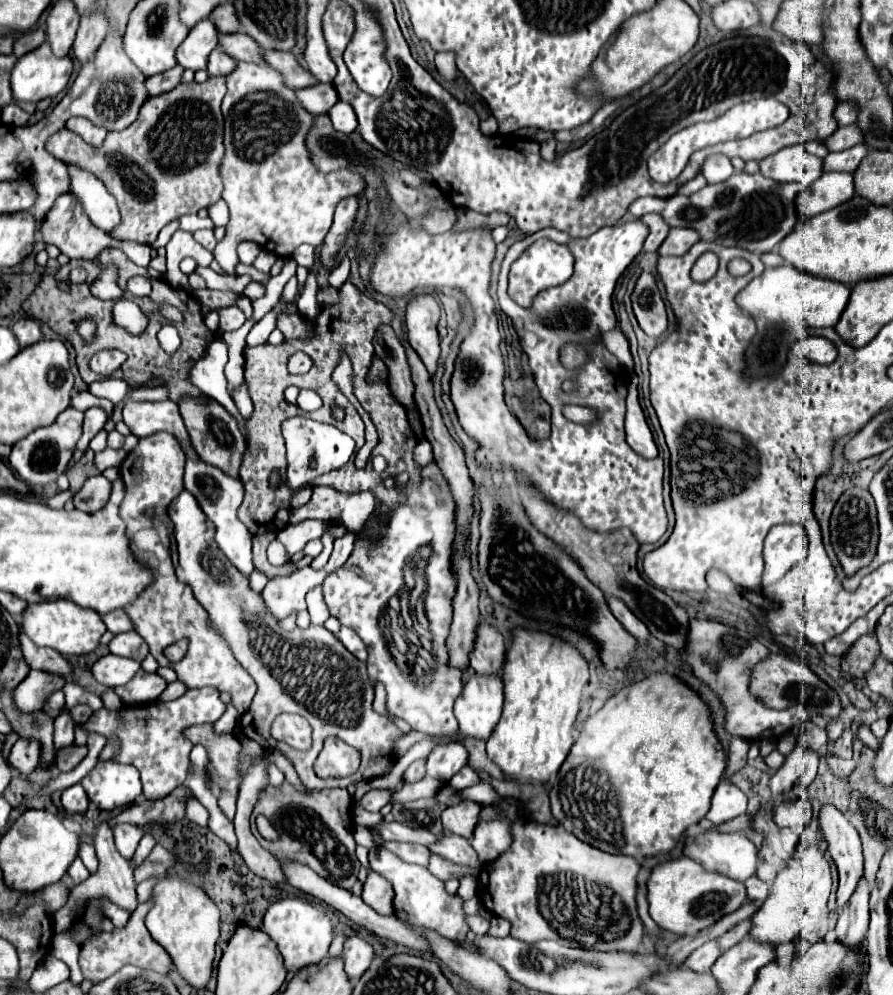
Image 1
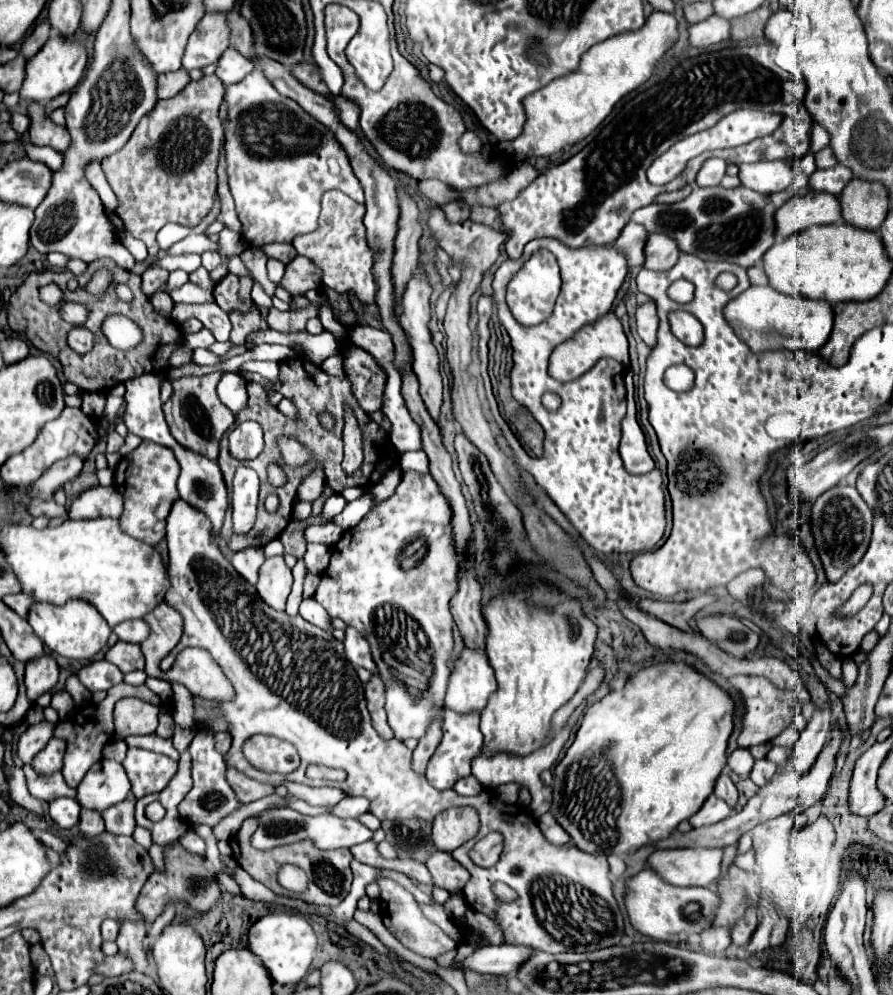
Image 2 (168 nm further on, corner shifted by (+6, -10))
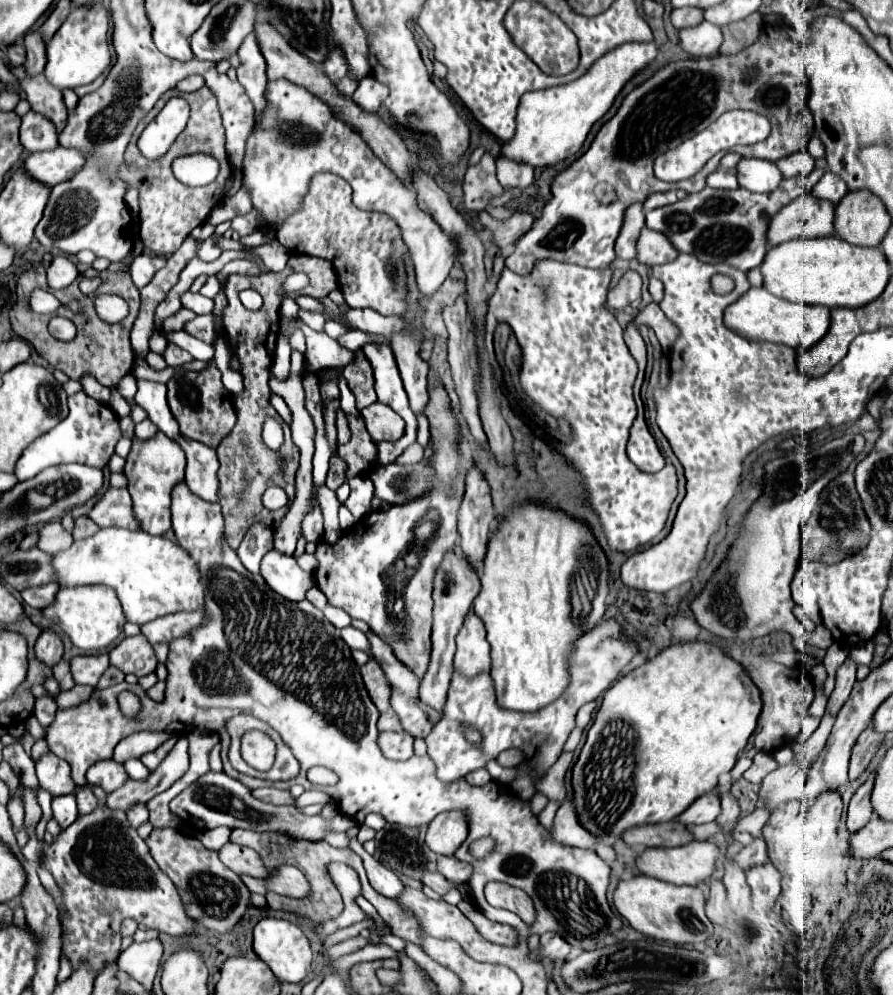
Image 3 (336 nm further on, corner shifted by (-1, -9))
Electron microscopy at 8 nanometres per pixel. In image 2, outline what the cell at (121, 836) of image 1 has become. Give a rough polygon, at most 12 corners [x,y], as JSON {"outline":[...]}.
{"outline":[[136,798],[122,800],[102,812],[112,834],[134,832]]}

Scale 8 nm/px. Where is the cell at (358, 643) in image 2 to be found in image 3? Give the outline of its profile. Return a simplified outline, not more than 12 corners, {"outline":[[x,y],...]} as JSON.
{"outline":[[373,631],[369,655],[393,685],[403,729],[425,739],[433,725],[417,705],[419,681]]}

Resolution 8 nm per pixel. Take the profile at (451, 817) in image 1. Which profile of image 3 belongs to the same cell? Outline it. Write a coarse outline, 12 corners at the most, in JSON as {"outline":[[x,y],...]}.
{"outline":[[465,811],[437,815],[425,843],[453,855],[469,835]]}

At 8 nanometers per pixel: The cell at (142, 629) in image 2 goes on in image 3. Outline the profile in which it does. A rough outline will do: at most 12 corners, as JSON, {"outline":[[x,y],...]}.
{"outline":[[205,611],[173,613],[141,625],[151,645],[205,623]]}

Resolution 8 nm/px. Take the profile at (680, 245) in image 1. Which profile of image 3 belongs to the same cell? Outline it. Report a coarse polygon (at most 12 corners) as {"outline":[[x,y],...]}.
{"outline":[[649,227],[637,241],[637,261],[653,267],[677,259],[673,243]]}

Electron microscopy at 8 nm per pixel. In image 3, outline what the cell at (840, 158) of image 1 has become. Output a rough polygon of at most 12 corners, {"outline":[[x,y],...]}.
{"outline":[[829,169],[813,187],[813,195],[839,203],[847,185]]}

